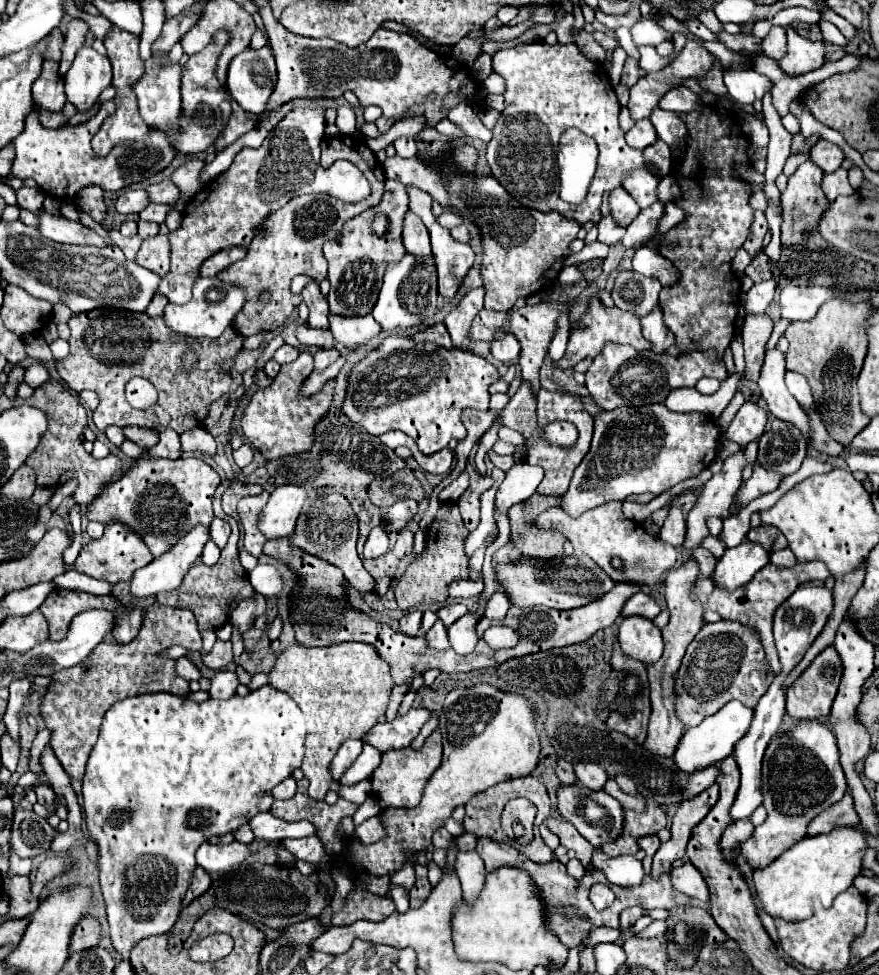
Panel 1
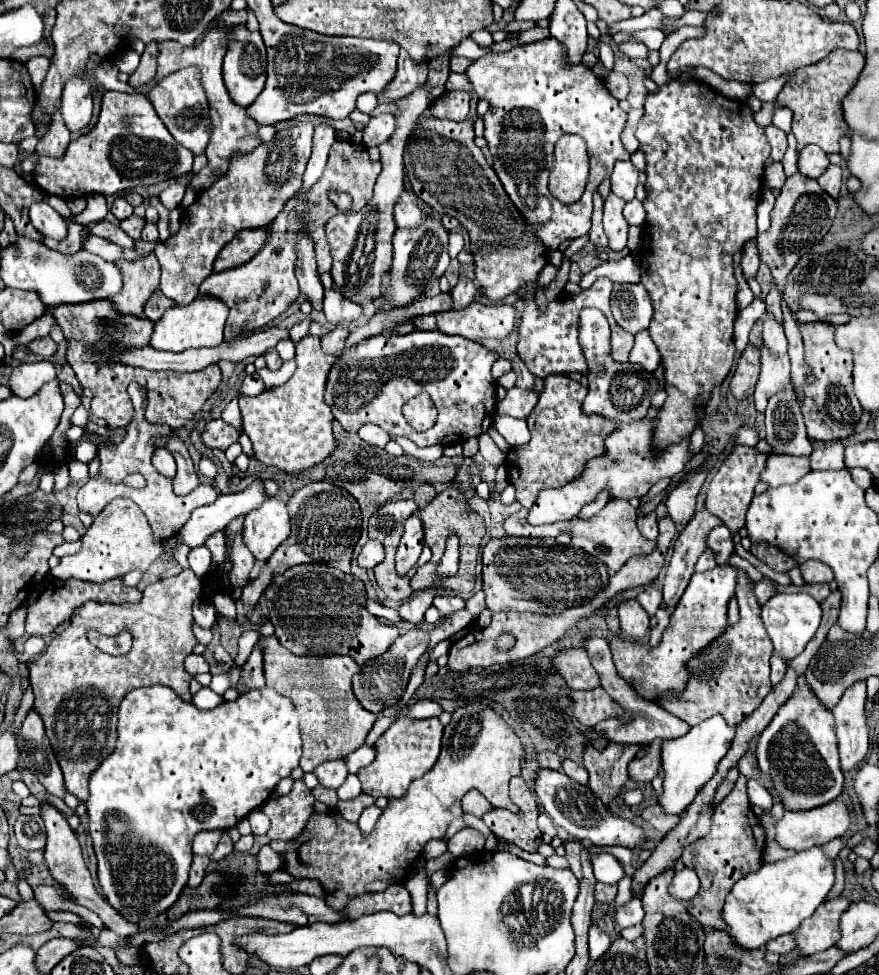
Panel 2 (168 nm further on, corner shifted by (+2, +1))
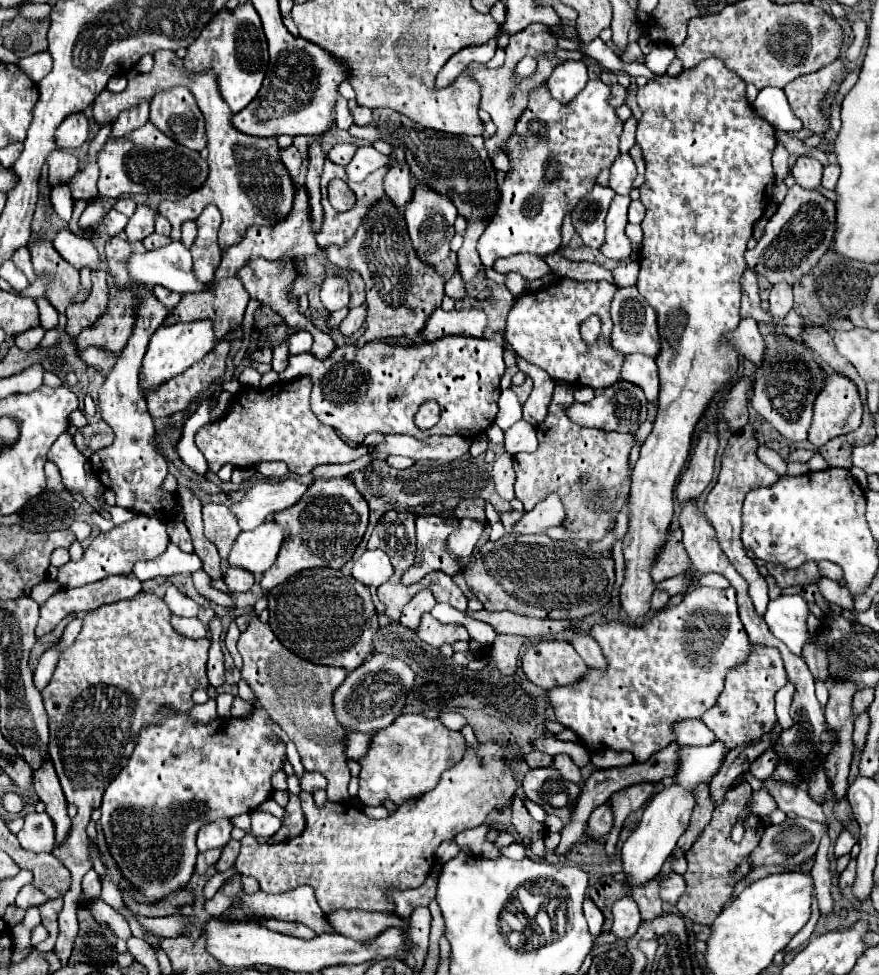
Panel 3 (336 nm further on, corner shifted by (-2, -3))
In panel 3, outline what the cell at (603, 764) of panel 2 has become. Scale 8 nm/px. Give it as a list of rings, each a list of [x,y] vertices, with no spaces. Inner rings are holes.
[[[609,803],[597,807],[591,817],[589,817],[589,829],[587,833],[593,837],[593,839],[599,839],[603,835],[607,835],[613,827],[613,813],[611,813],[611,807]]]

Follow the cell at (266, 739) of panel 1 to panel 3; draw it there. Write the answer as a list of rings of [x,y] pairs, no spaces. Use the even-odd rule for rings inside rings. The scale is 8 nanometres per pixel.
[[[257,707],[249,719],[215,719],[207,725],[193,725],[187,715],[173,715],[169,709],[163,709],[163,725],[141,731],[129,763],[107,787],[101,803],[101,827],[123,875],[149,903],[183,887],[195,871],[195,835],[201,825],[219,817],[233,819],[241,813],[251,813],[267,801],[273,791],[271,775],[283,767],[283,755],[285,743],[271,731],[269,715],[263,707]]]

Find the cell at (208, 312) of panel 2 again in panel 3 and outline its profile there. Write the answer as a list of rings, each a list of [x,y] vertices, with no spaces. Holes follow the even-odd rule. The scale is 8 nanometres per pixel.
[[[193,321],[193,323],[177,323],[173,327],[159,327],[149,341],[149,347],[143,357],[141,371],[139,371],[141,393],[155,391],[159,385],[169,381],[171,377],[183,373],[195,361],[203,359],[215,347],[215,343],[217,343],[217,339],[213,335],[213,323],[209,323],[209,321]]]

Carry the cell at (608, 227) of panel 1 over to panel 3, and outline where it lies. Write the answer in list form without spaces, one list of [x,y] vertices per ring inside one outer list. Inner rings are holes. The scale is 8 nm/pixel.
[[[595,185],[571,211],[573,227],[587,247],[599,249],[605,241],[605,215],[613,195],[609,187]]]

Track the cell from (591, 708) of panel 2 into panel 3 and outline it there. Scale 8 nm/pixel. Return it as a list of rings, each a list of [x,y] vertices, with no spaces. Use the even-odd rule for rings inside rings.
[[[697,587],[689,591],[673,609],[657,611],[641,627],[623,623],[619,619],[591,627],[591,637],[599,643],[607,667],[589,669],[585,679],[573,685],[553,687],[547,691],[549,703],[557,721],[581,737],[585,749],[597,753],[601,747],[611,751],[629,751],[637,763],[645,763],[653,753],[665,749],[677,737],[673,725],[685,719],[701,719],[701,715],[717,703],[725,687],[725,675],[747,661],[753,647],[737,613],[735,591]]]

